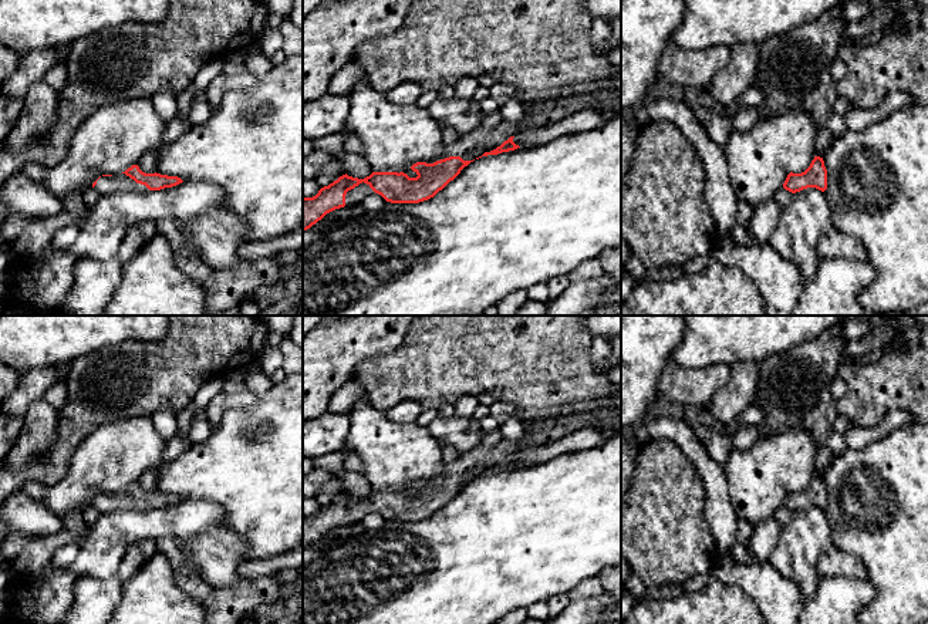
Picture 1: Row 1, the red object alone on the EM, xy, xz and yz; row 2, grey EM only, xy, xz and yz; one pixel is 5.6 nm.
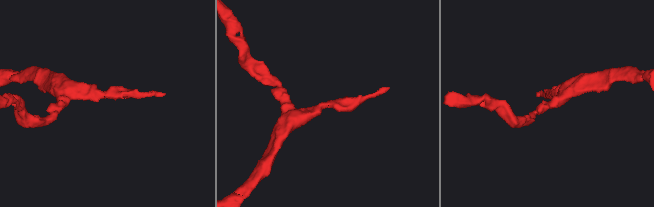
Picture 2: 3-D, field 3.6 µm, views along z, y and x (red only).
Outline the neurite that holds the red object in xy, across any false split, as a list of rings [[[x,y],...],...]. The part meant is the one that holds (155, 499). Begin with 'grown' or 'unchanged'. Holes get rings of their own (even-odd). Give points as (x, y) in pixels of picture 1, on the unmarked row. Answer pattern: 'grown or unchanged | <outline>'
grown | [[[132,483],[125,490],[115,493],[102,493],[94,502],[92,506],[101,513],[111,513],[115,510],[135,510],[142,512],[148,509],[161,509],[172,506],[183,499],[178,495],[168,495],[161,492],[145,492],[138,483]]]

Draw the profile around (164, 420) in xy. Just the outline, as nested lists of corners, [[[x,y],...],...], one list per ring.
[[[163,407],[158,411],[155,411],[151,415],[152,424],[155,425],[155,429],[158,434],[165,439],[169,441],[178,434],[178,424],[176,424],[176,411]]]

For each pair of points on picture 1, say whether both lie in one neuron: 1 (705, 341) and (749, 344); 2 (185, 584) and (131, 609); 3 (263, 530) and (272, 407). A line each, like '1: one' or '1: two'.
1: one
2: two
3: one

